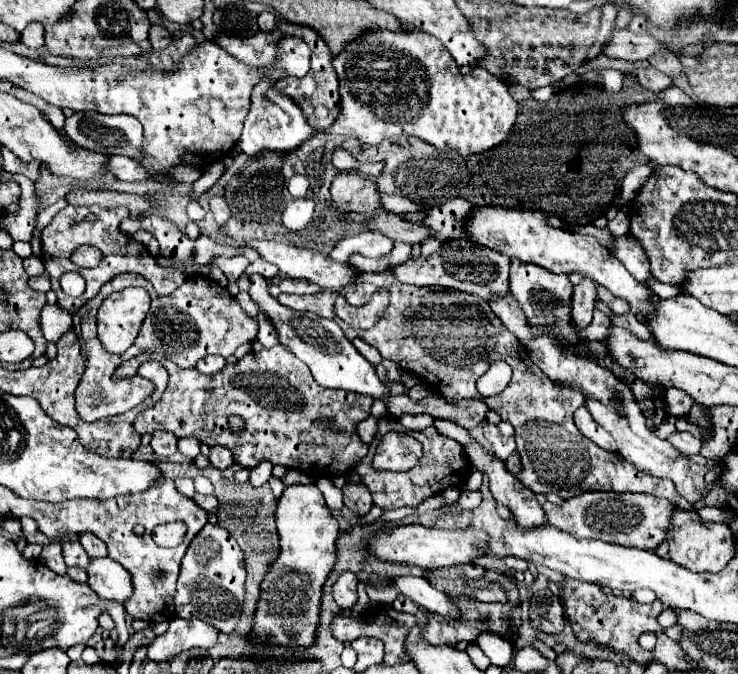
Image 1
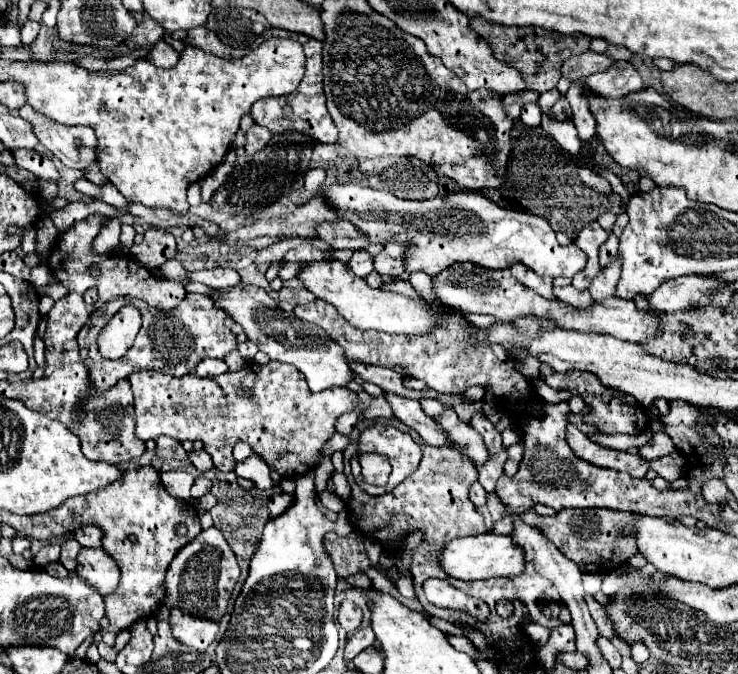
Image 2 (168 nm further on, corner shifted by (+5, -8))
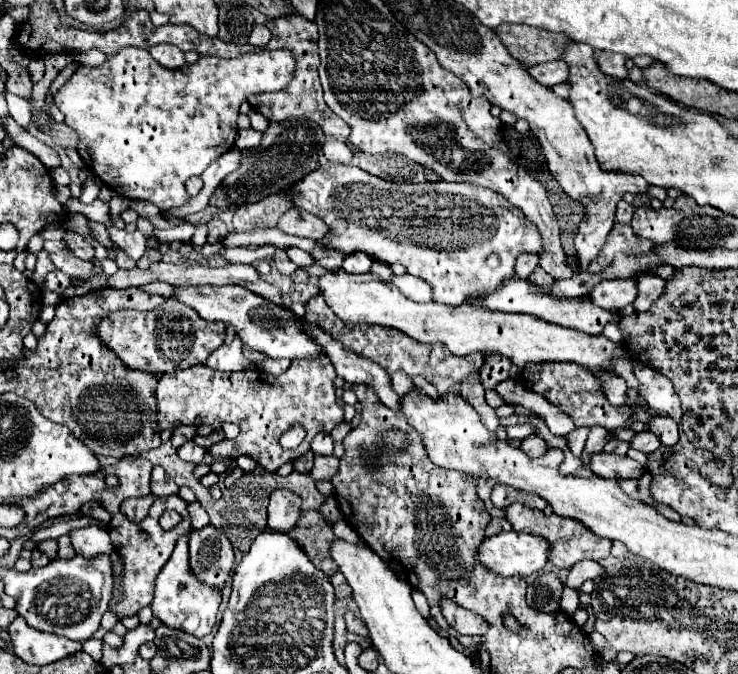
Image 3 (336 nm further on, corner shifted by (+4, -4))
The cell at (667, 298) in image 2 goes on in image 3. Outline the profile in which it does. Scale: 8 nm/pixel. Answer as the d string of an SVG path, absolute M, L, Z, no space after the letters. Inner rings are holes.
M644 274L642 278L638 278L638 298L634 300L634 308L638 312L646 312L650 310L650 306L664 294L666 288L666 280L660 276L652 276L652 274Z

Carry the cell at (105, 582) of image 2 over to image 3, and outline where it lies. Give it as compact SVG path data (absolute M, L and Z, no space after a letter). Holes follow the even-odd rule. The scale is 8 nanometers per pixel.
M86 526L80 530L72 530L70 538L72 538L72 546L74 546L76 554L80 554L88 560L94 560L102 554L110 556L114 552L108 532L102 530L100 526Z

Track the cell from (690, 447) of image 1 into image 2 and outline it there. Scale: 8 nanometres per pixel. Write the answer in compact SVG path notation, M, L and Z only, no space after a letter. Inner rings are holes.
M657 432L657 434L653 434L653 438L651 438L649 444L639 446L637 450L639 450L639 456L641 458L645 458L645 460L657 460L657 458L673 452L675 450L675 444L673 444L673 440L667 434Z

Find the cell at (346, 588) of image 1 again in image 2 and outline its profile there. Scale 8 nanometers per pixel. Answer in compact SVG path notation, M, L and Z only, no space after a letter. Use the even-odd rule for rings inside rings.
M343 600L341 606L339 606L339 616L337 616L341 628L347 632L347 634L353 634L359 624L361 624L361 610L357 604L353 604L351 600Z

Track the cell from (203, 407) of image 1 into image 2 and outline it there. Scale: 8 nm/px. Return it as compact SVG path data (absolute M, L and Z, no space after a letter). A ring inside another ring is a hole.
M269 362L267 366L249 364L249 366L245 366L245 368L237 370L237 372L227 372L227 374L215 376L215 378L199 378L199 376L195 376L195 374L187 374L187 376L183 376L183 378L175 378L175 376L169 376L169 374L159 374L159 372L149 372L149 370L145 370L145 372L135 372L135 374L131 374L131 376L129 376L129 382L131 382L131 388L133 388L133 396L135 396L137 436L139 436L141 440L155 440L155 438L161 436L161 434L171 436L171 438L175 438L175 440L179 440L179 442L183 442L183 440L193 440L193 442L195 442L195 440L201 440L205 452L211 454L215 468L221 470L221 472L231 472L231 470L235 468L235 460L233 460L233 454L231 454L231 452L233 452L233 446L235 446L237 442L247 442L247 444L253 448L253 452L255 452L257 456L261 456L261 458L269 464L269 468L273 468L273 470L275 470L279 476L283 476L283 478L297 478L297 476L301 476L301 474L307 474L307 472L315 470L315 466L317 466L317 462L319 462L319 456L321 456L323 444L335 434L335 420L337 420L343 412L353 410L353 404L355 404L355 398L357 398L355 392L351 392L351 390L347 390L347 388L339 388L339 386L333 386L333 388L329 388L329 390L323 390L323 392L313 394L313 392L307 388L305 376L303 376L299 370L293 370L293 366L285 366L285 364L281 364L281 362Z

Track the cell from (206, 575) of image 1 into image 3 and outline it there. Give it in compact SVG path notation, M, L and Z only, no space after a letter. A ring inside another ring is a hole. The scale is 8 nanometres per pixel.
M212 524L190 534L190 570L214 590L222 590L234 568L234 548L230 540Z

